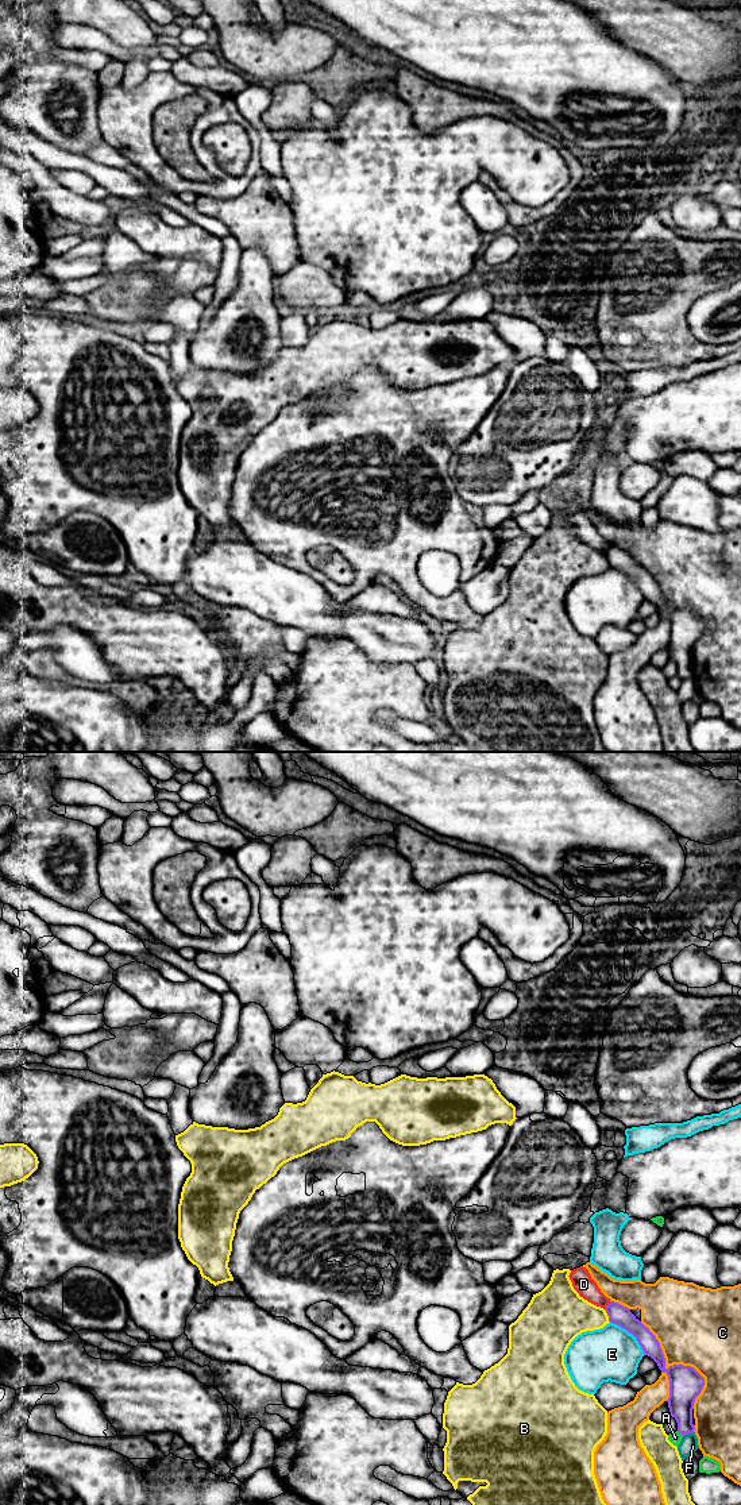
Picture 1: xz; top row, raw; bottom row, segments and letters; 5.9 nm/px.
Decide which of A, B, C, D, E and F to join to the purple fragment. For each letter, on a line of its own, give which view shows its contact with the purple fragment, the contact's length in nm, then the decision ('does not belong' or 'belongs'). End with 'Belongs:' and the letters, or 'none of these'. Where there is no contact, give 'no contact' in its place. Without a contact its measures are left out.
A: xz | 50 nm | does not belong
B: xz | 90 nm | does not belong
C: xz | 600 nm | does not belong
D: xz | 70 nm | does not belong
E: xz | 300 nm | does not belong
F: xz | 70 nm | does not belong
Belongs: none of these

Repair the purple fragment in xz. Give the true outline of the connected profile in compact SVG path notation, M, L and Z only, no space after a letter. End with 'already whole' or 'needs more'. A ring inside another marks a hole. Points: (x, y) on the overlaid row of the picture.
M610 1301L606 1307L609 1321L632 1334L641 1346L645 1355L651 1357L661 1373L669 1379L669 1397L667 1400L669 1416L678 1423L678 1432L688 1435L695 1431L692 1424L692 1409L695 1398L705 1386L705 1378L691 1366L674 1365L665 1367L665 1358L656 1336L645 1327L629 1308Z; already whole

